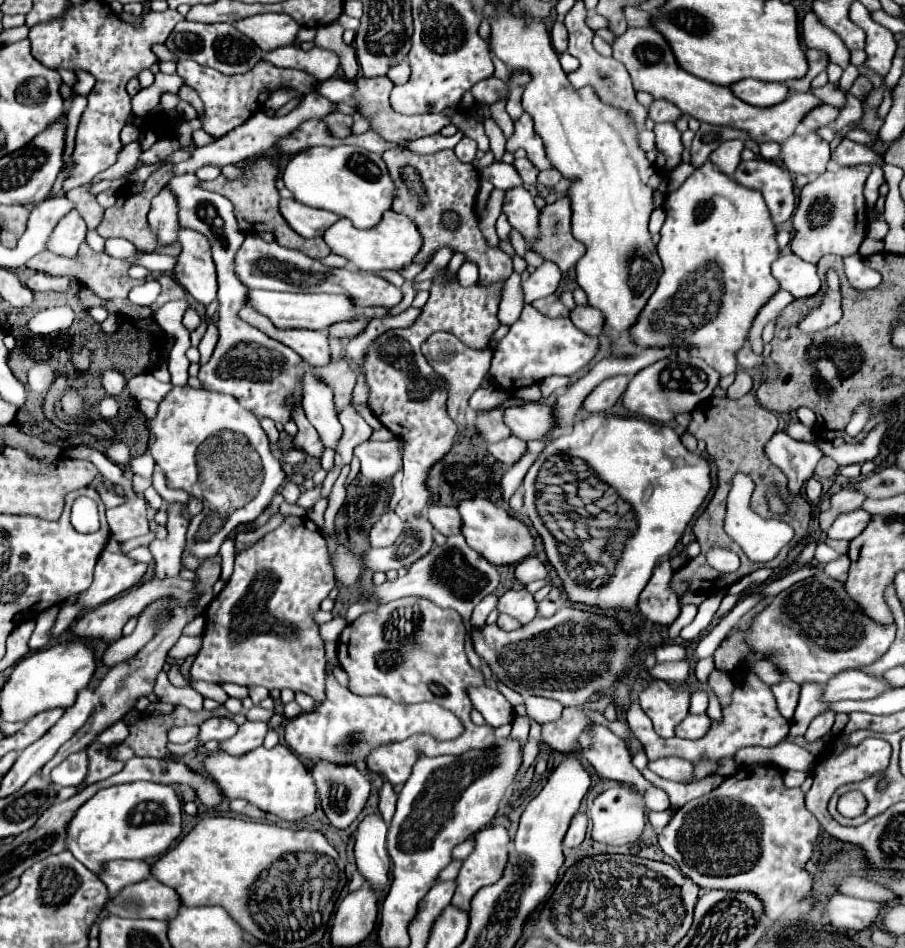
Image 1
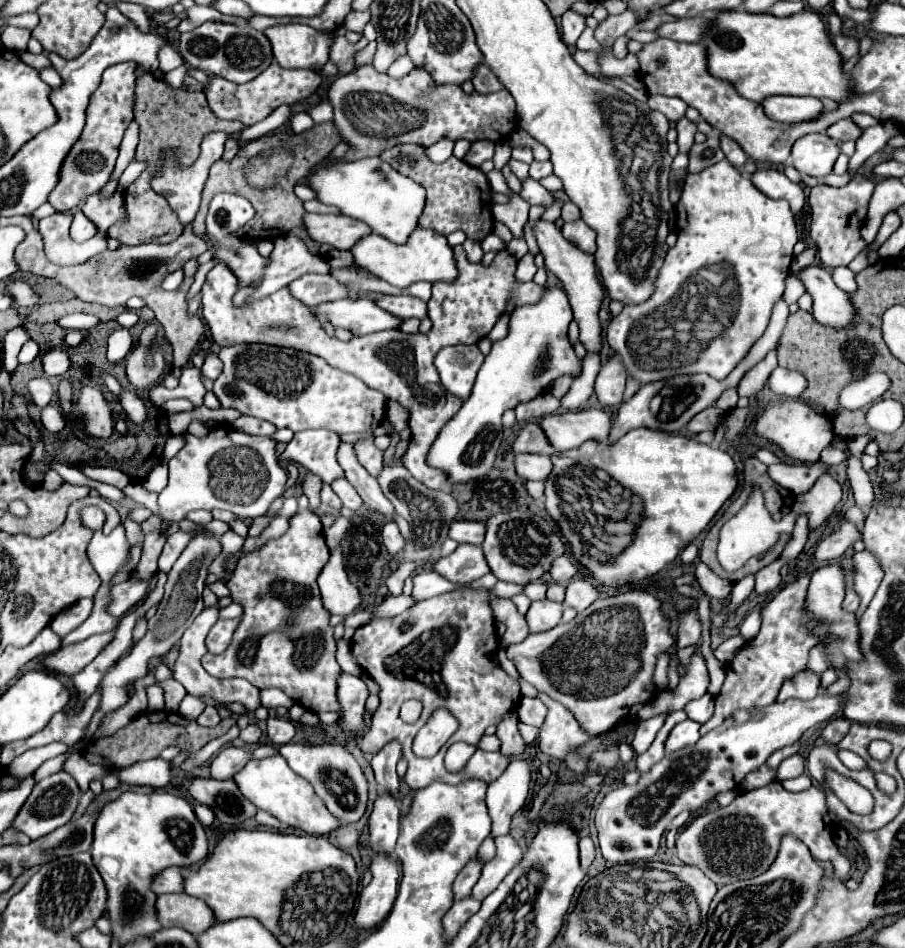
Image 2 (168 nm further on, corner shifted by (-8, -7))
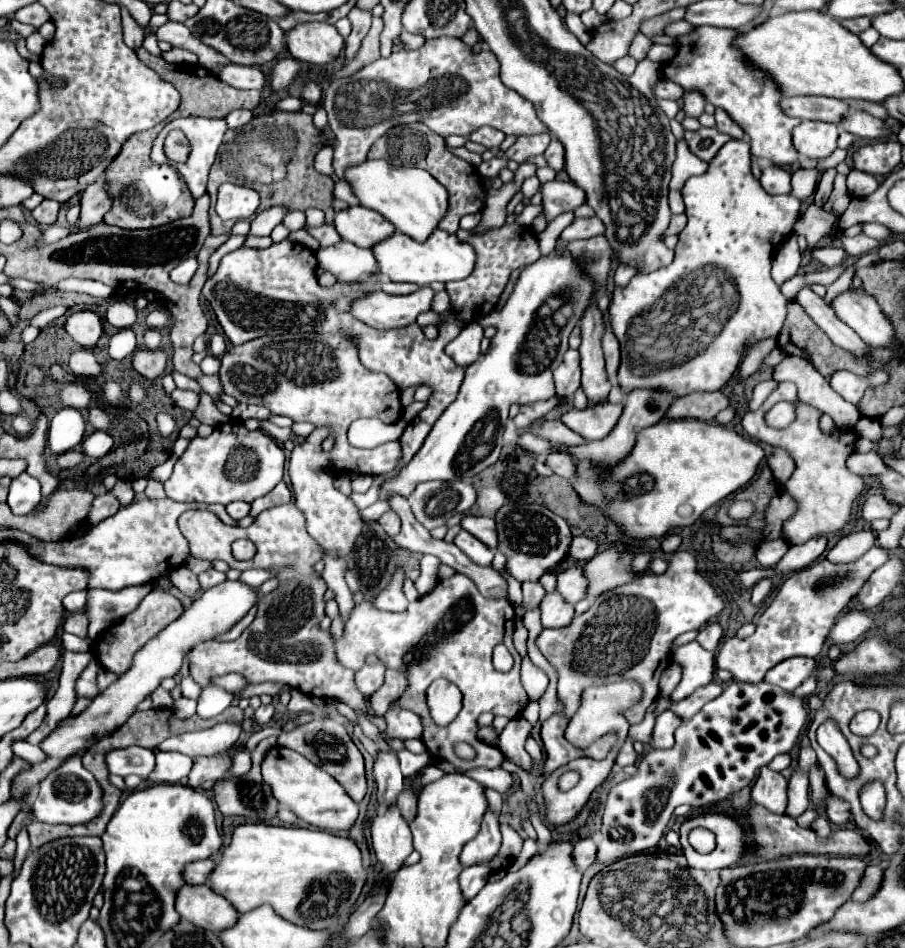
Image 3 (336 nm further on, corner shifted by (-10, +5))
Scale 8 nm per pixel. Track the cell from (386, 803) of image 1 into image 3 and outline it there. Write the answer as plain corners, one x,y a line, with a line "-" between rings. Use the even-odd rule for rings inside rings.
397,701
391,703
391,707
385,713
387,719
387,735
389,737
399,737
399,739
413,739
413,737
421,737
423,733
423,725
419,721
419,717
401,707

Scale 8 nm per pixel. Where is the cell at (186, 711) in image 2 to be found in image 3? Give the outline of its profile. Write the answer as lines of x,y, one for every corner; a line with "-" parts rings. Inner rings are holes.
185,677
179,687
181,687
181,695
189,697
189,699
197,699
199,693
201,693
201,687
191,677

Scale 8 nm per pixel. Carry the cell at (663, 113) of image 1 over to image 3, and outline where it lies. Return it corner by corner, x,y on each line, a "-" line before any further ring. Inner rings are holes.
661,79
655,85
655,97
659,97
659,99
673,99
673,101
677,101
681,95
683,95
683,89
677,83
673,83
673,81

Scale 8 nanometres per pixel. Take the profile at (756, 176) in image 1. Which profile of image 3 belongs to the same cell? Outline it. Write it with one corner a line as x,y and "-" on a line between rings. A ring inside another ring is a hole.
767,165
767,167
763,167
761,185
771,195
789,193
791,191
791,173
777,167
777,165

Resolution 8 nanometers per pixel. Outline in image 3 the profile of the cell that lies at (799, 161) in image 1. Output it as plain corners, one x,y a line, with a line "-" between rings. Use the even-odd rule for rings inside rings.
803,121
793,129
793,145
795,149
811,159
825,159
837,149
837,125
833,123
817,123

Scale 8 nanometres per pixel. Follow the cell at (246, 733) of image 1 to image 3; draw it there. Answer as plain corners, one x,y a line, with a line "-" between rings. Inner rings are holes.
213,755
213,757
199,757
193,761
193,769
187,777
187,785
199,787
203,781
217,781
225,775
231,765
229,755

